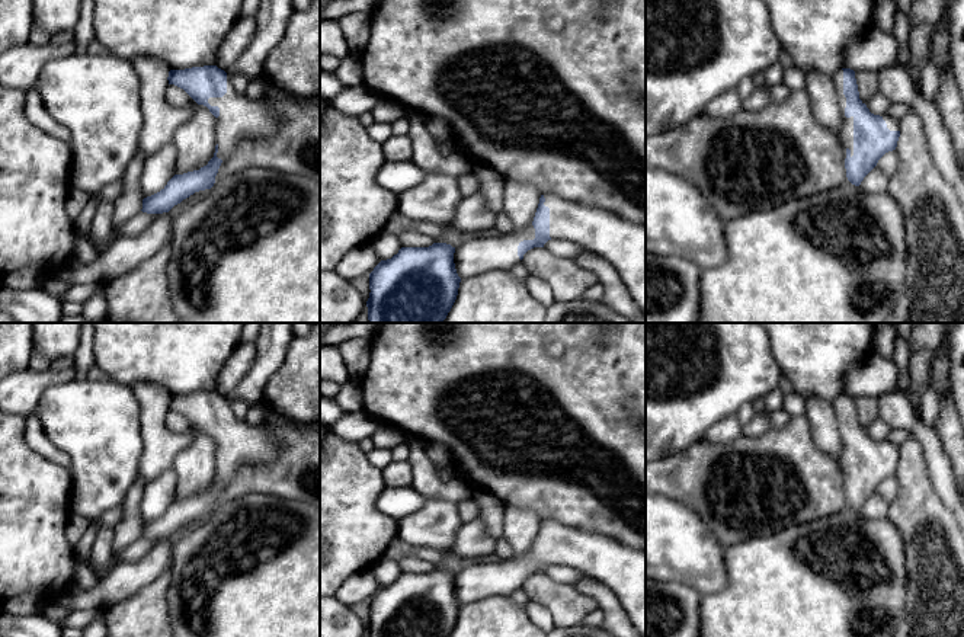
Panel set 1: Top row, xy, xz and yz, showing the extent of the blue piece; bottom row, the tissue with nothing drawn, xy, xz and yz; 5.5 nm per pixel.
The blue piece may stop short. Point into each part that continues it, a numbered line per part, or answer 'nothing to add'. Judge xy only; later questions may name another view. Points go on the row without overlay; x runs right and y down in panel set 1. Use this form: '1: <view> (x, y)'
1: xy (240, 444)

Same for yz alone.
1: yz (846, 464)

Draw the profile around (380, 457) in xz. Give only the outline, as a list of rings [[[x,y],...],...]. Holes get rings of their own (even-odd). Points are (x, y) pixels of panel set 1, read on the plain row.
[[[374,448],[366,455],[369,462],[381,470],[384,470],[393,461],[391,449],[387,448]]]

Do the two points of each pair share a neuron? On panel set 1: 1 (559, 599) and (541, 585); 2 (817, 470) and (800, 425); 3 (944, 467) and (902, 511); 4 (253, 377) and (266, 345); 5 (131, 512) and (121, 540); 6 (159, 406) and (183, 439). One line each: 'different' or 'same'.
1: same
2: same
3: different
4: same
5: same
6: same

